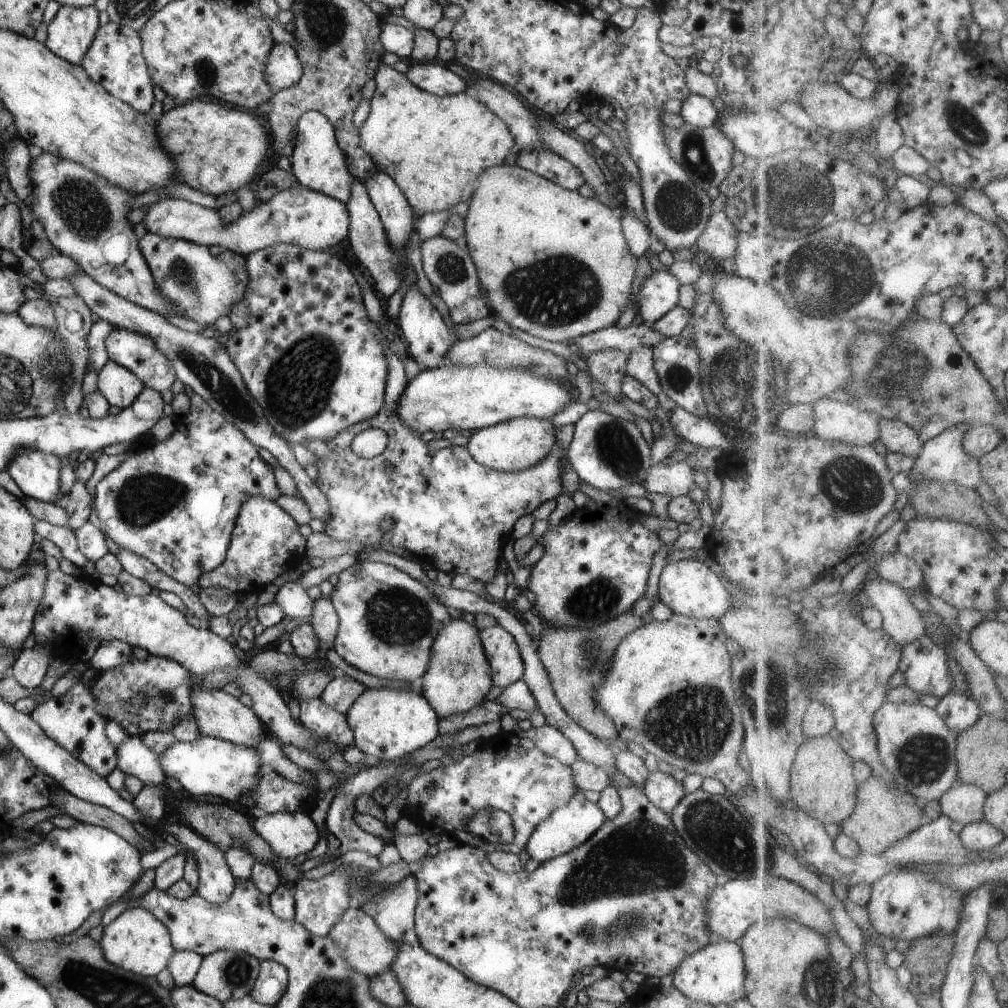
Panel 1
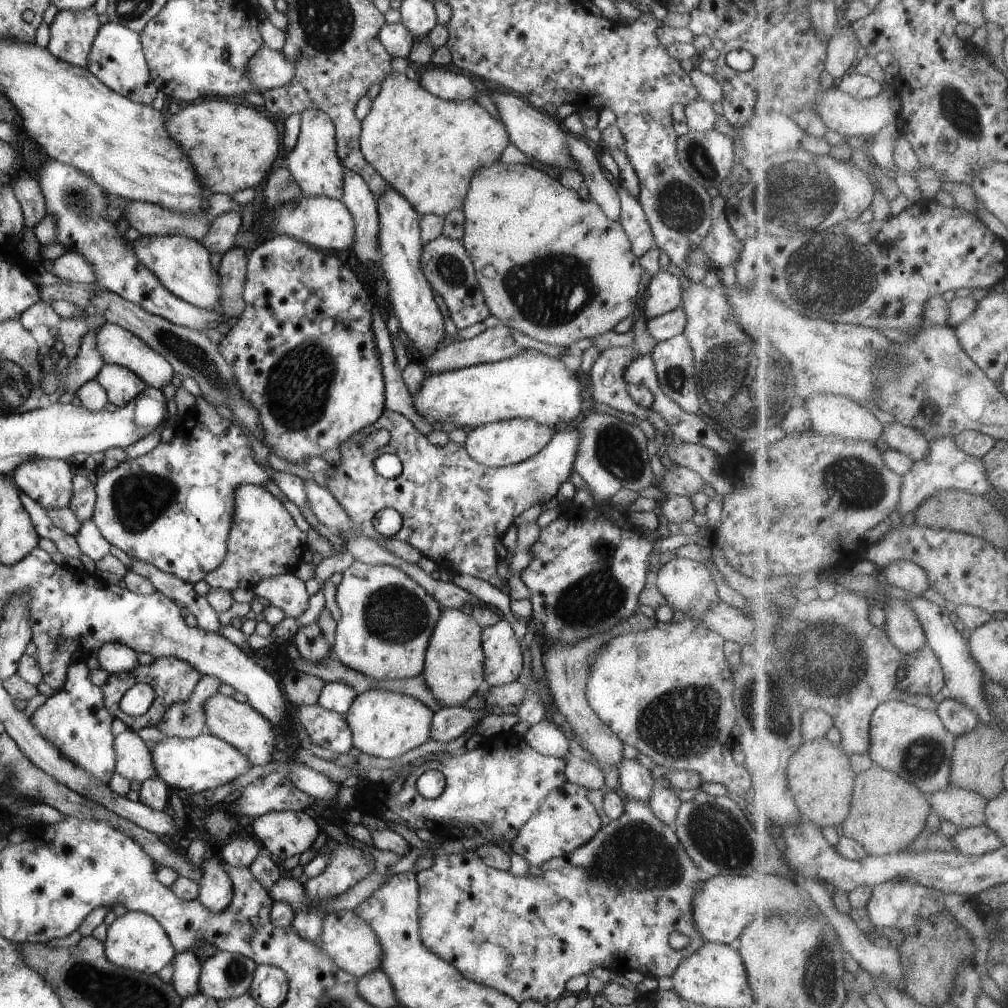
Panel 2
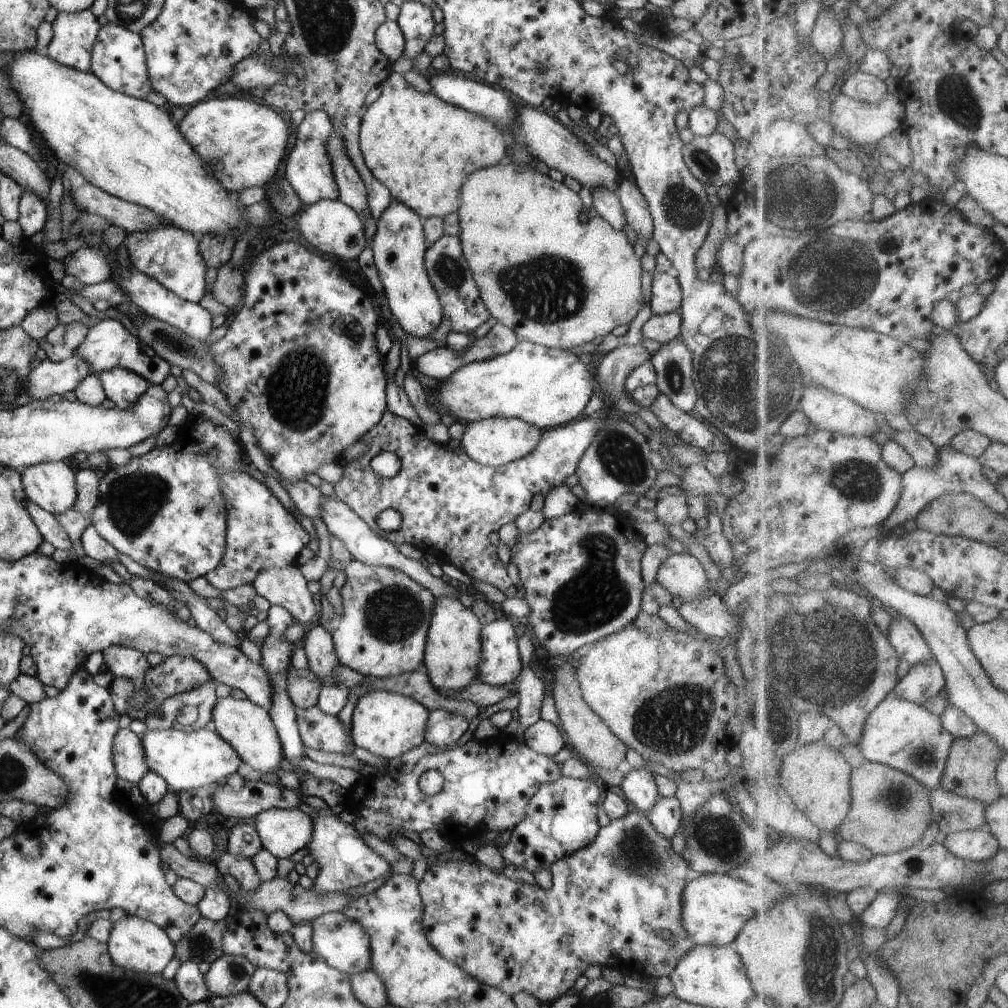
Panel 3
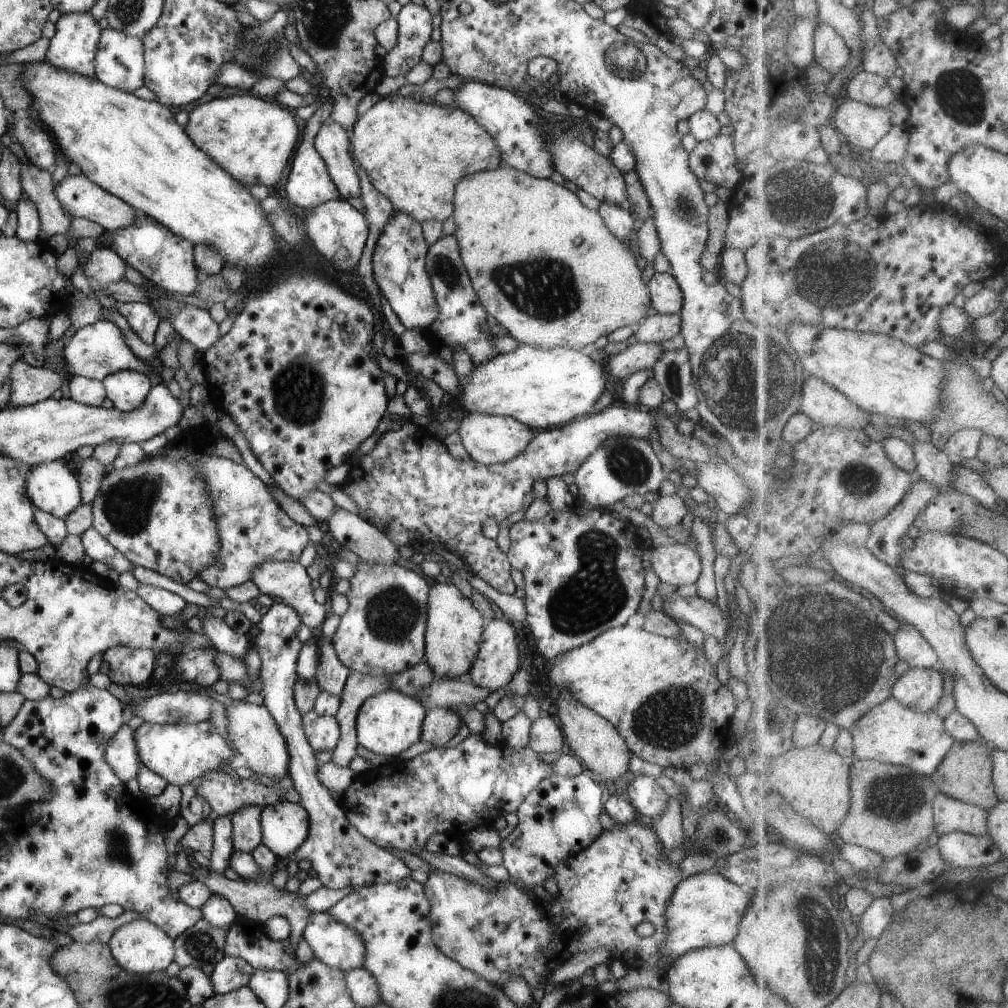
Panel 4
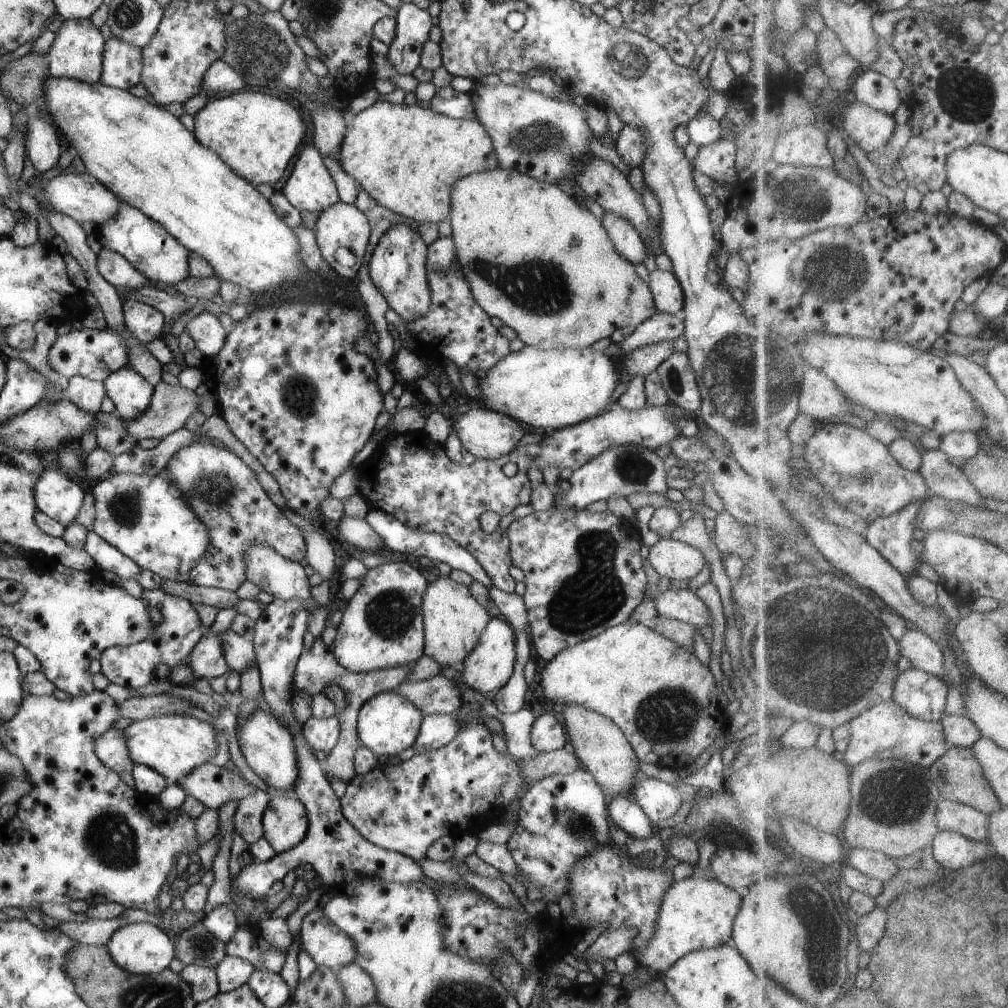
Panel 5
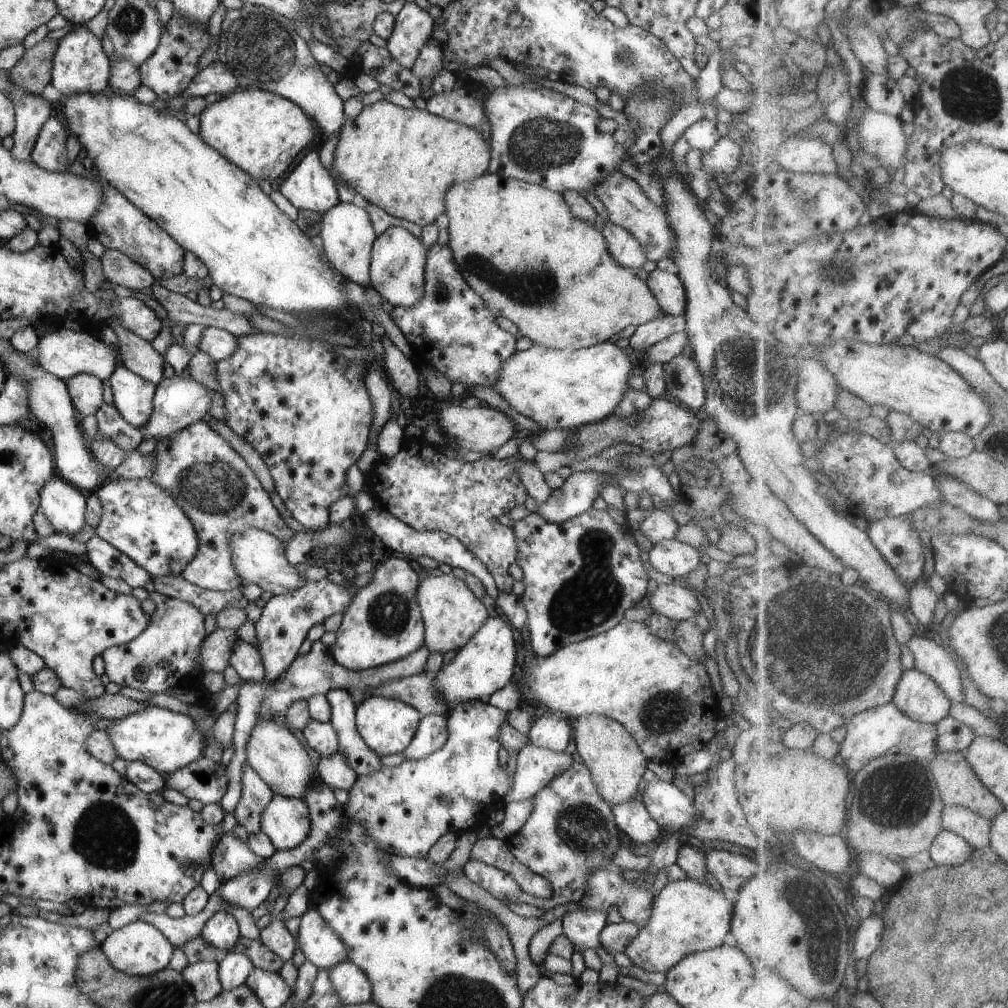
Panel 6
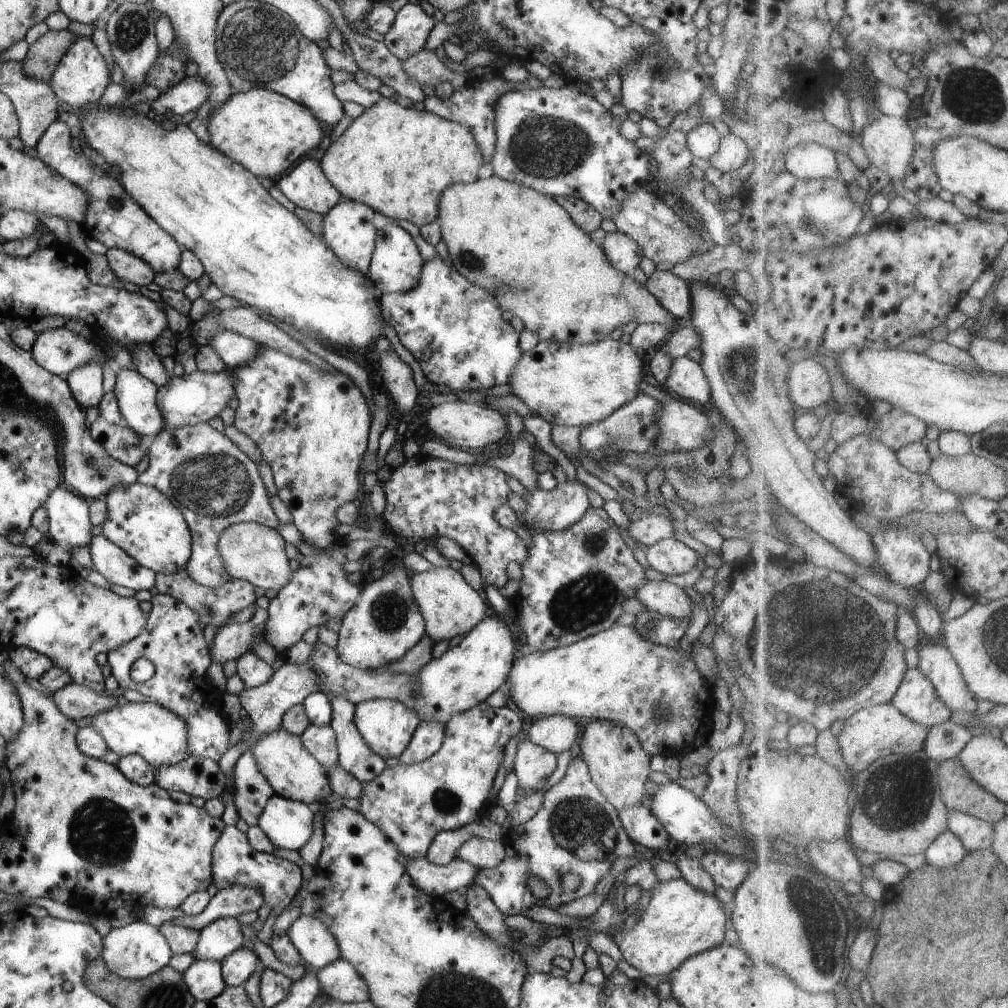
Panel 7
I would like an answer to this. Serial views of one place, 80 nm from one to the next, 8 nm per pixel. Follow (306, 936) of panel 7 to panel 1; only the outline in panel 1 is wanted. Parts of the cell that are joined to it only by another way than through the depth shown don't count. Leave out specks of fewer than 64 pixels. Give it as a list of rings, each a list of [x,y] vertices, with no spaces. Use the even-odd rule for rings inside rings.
[[[350,906],[330,929],[328,936],[334,939],[339,946],[347,963],[367,977],[377,977],[390,971],[392,963],[399,953],[398,945],[382,932],[374,917],[362,909]]]

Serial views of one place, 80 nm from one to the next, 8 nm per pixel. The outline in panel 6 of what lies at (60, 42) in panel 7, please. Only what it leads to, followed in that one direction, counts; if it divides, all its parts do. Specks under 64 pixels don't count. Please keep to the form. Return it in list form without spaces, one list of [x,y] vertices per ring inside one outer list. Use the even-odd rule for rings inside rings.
[[[43,40],[25,50],[22,58],[9,70],[10,80],[27,93],[41,96],[50,84],[54,53],[59,40]]]

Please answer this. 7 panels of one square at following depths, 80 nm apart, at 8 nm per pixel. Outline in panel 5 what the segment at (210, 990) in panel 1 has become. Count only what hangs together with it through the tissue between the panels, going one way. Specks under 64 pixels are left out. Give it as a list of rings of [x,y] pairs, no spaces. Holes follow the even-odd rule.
[[[226,955],[216,966],[220,993],[227,993],[246,985],[255,968],[247,960]]]

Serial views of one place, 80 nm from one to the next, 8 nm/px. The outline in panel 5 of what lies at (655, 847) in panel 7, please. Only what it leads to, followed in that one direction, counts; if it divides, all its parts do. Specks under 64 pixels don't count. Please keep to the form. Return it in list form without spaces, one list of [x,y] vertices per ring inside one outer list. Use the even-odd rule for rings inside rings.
[[[618,796],[608,801],[607,806],[610,820],[626,831],[628,835],[634,838],[653,836],[652,830],[656,827],[635,802]]]

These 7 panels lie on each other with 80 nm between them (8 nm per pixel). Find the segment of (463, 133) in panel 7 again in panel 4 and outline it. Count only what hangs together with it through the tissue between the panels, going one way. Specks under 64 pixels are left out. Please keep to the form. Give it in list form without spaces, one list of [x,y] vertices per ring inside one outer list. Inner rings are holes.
[[[394,93],[382,97],[368,112],[358,116],[348,138],[350,158],[357,170],[364,170],[364,174],[368,174],[372,186],[388,198],[395,212],[404,212],[420,223],[430,220],[442,223],[452,217],[456,182],[470,174],[496,170],[502,164],[494,138],[470,114],[434,101],[427,102],[419,95],[406,98]]]

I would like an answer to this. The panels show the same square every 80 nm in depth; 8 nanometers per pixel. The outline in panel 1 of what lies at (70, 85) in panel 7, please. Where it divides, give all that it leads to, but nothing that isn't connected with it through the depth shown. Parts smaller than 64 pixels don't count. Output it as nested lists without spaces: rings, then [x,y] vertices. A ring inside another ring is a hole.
[[[94,5],[61,6],[48,23],[46,48],[66,62],[79,65],[100,26],[98,13]]]

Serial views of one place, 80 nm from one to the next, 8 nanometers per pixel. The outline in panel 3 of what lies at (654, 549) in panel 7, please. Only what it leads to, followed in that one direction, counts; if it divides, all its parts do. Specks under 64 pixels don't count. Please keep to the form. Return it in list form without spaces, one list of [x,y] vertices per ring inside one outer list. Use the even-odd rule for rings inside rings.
[[[671,553],[662,562],[656,575],[656,582],[666,588],[672,597],[678,596],[683,602],[707,598],[708,578],[700,562],[689,553]]]

